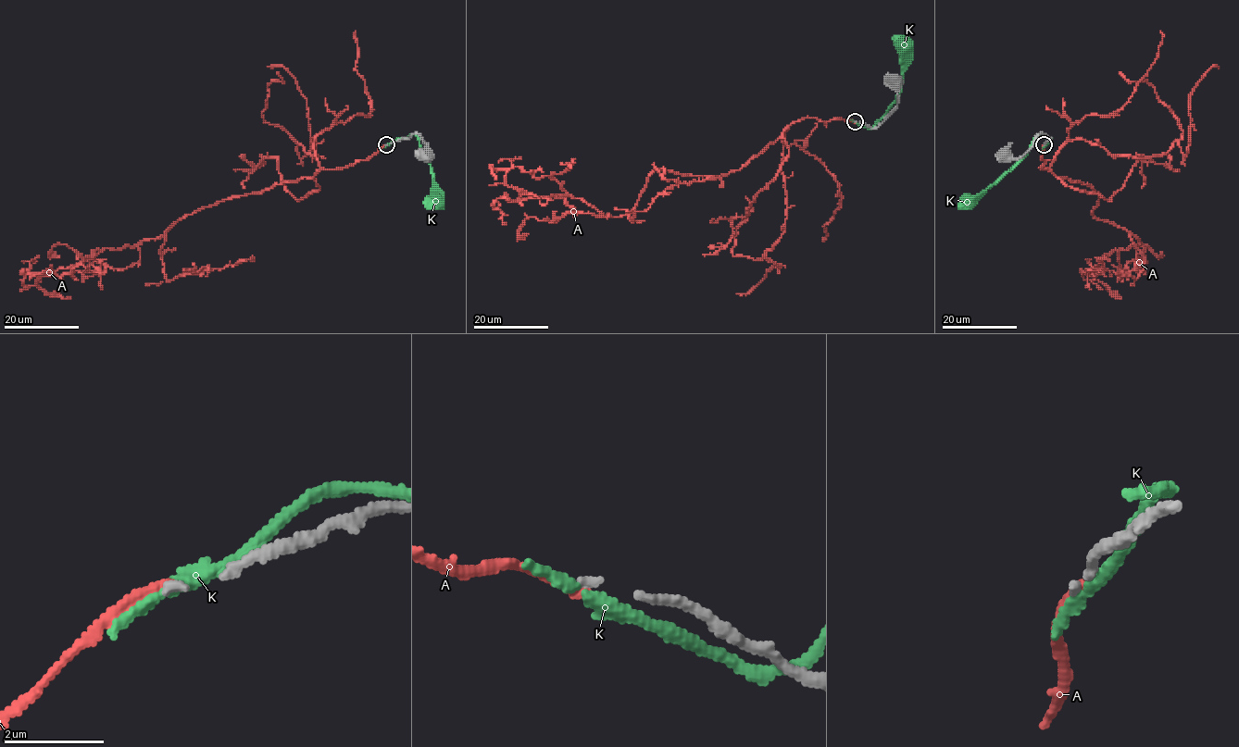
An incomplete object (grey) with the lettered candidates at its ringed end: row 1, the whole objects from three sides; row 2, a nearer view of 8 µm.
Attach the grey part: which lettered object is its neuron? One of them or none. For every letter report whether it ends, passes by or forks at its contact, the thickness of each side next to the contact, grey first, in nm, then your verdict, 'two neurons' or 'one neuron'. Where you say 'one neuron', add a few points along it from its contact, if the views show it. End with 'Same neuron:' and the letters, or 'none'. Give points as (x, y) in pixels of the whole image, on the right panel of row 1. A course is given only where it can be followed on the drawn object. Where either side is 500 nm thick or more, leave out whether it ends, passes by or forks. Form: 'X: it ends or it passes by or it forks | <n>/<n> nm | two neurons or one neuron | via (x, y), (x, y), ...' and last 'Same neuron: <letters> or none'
A: it ends | 130/200 nm | two neurons
K: it passes by | 130/240 nm | two neurons
Same neuron: none

